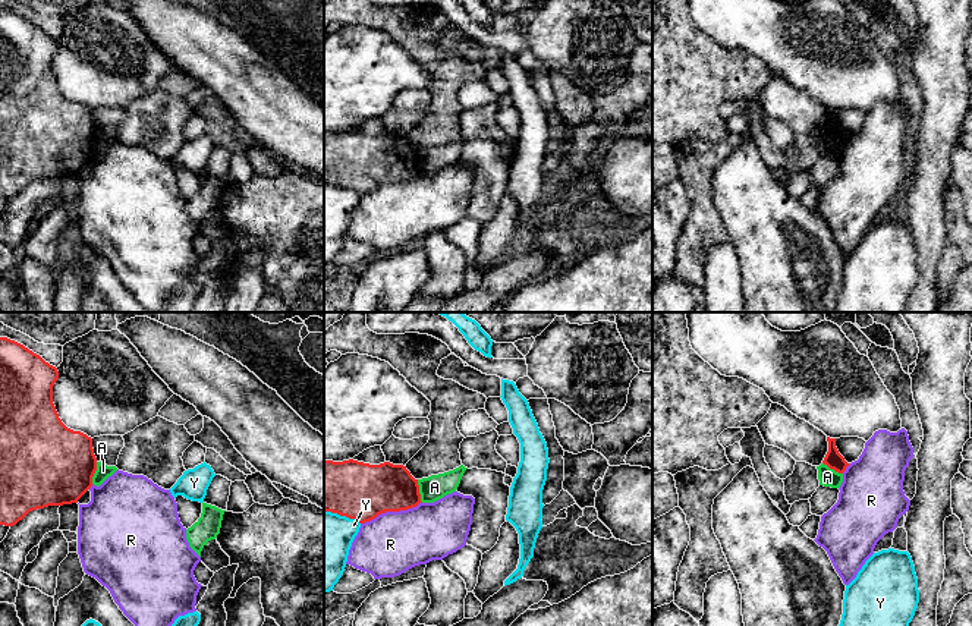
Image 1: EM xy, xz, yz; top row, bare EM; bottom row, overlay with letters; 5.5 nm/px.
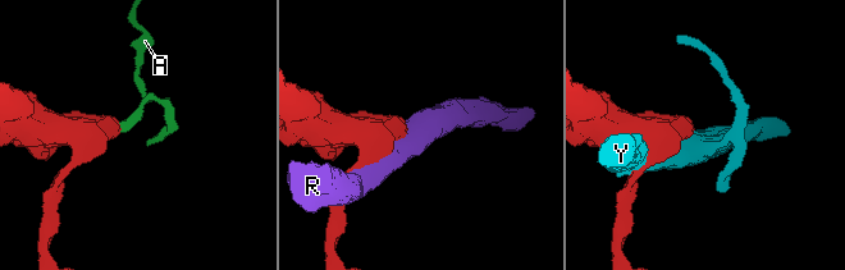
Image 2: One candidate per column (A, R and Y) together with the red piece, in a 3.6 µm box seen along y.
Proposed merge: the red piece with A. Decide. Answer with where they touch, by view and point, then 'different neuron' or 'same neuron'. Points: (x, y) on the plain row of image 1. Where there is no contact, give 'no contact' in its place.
xz (418, 163) | different neuron

